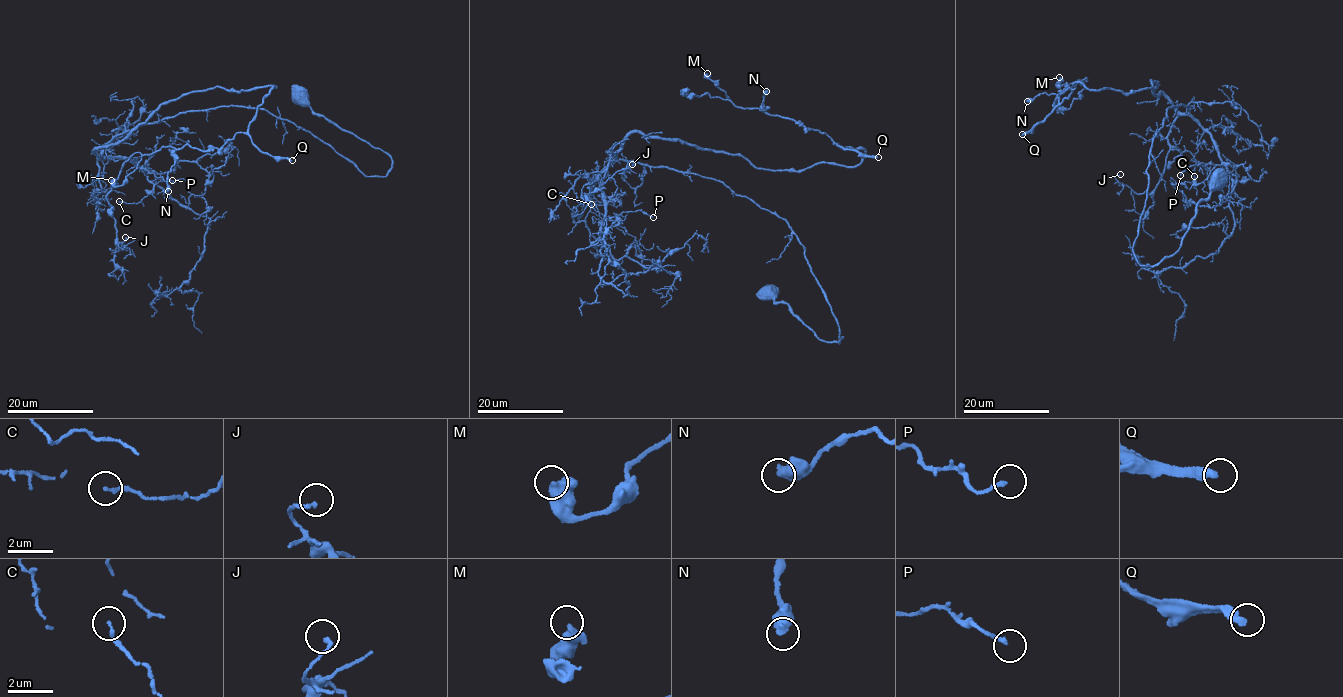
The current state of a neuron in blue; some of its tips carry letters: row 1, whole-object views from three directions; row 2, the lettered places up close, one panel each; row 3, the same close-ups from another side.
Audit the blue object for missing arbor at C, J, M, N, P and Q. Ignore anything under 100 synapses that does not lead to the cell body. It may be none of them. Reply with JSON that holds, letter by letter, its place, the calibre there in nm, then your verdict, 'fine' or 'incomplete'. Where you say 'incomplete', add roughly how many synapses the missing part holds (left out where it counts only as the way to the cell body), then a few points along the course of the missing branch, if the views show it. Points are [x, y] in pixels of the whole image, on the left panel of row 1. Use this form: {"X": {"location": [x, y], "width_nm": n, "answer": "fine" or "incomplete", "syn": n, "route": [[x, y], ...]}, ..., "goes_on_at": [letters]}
{"C": {"location": [119, 201], "width_nm": 170, "answer": "fine"}, "J": {"location": [125, 237], "width_nm": 140, "answer": "fine"}, "M": {"location": [111, 180], "width_nm": 400, "answer": "fine"}, "N": {"location": [168, 191], "width_nm": 600, "answer": "fine"}, "P": {"location": [172, 180], "width_nm": 170, "answer": "fine"}, "Q": {"location": [292, 160], "width_nm": 360, "answer": "incomplete", "syn": 160}, "goes_on_at": ["Q"]}

